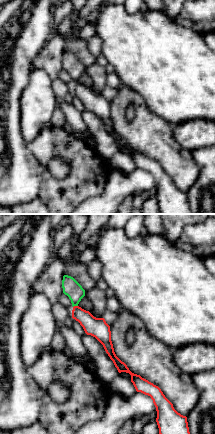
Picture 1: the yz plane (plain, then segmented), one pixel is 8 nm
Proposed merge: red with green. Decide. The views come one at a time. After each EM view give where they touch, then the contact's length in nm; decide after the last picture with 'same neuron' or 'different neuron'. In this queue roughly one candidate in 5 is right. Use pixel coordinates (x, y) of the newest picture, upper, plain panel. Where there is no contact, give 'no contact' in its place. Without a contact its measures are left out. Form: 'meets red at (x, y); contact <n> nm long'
meets red at (75, 82); contact 40 nm long

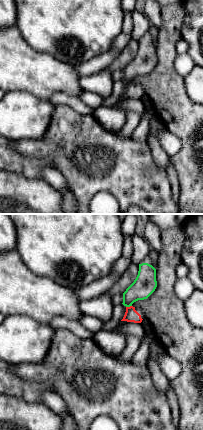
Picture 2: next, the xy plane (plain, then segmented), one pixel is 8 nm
meets red at (128, 83); contact 50 nm long

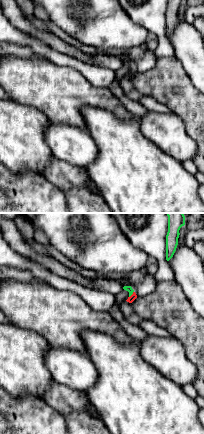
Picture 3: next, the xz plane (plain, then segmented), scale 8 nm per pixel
meets red at (132, 70); contact 70 nm long

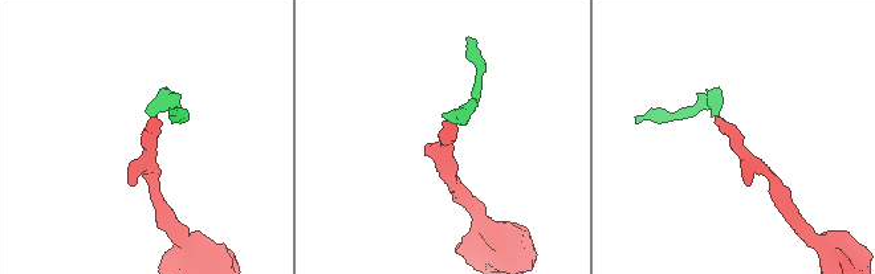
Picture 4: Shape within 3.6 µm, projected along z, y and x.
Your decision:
different neuron

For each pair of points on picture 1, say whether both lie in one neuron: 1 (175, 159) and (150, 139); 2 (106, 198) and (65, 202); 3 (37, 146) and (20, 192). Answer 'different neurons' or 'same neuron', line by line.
1: same neuron
2: different neurons
3: different neurons

